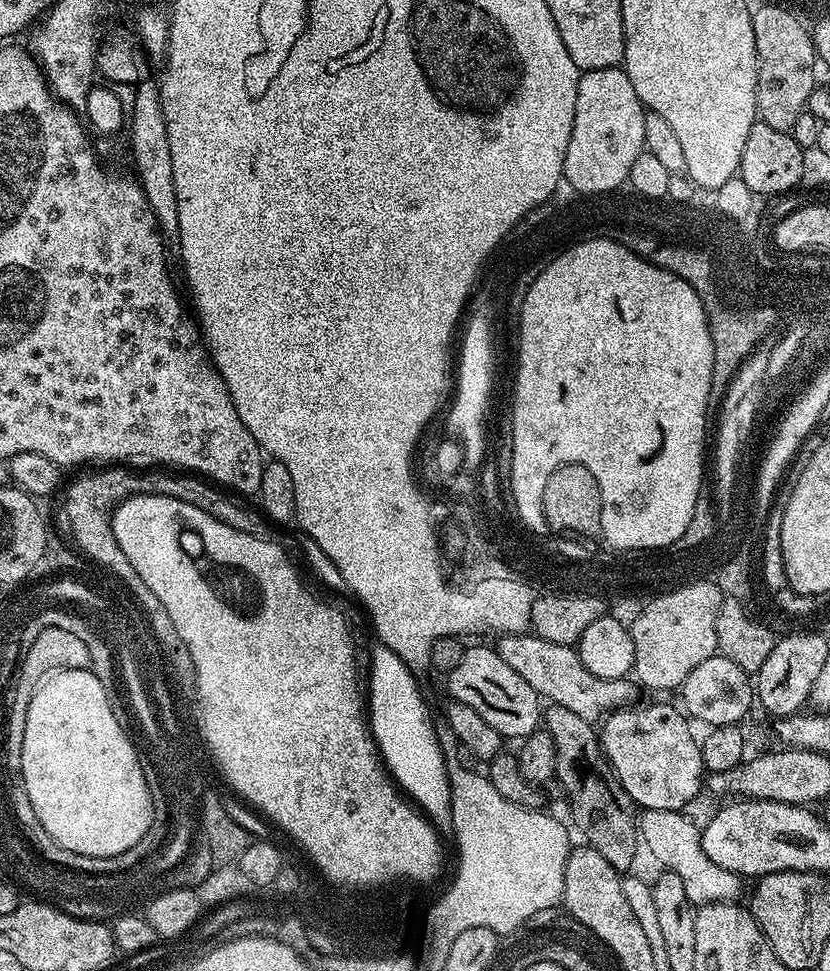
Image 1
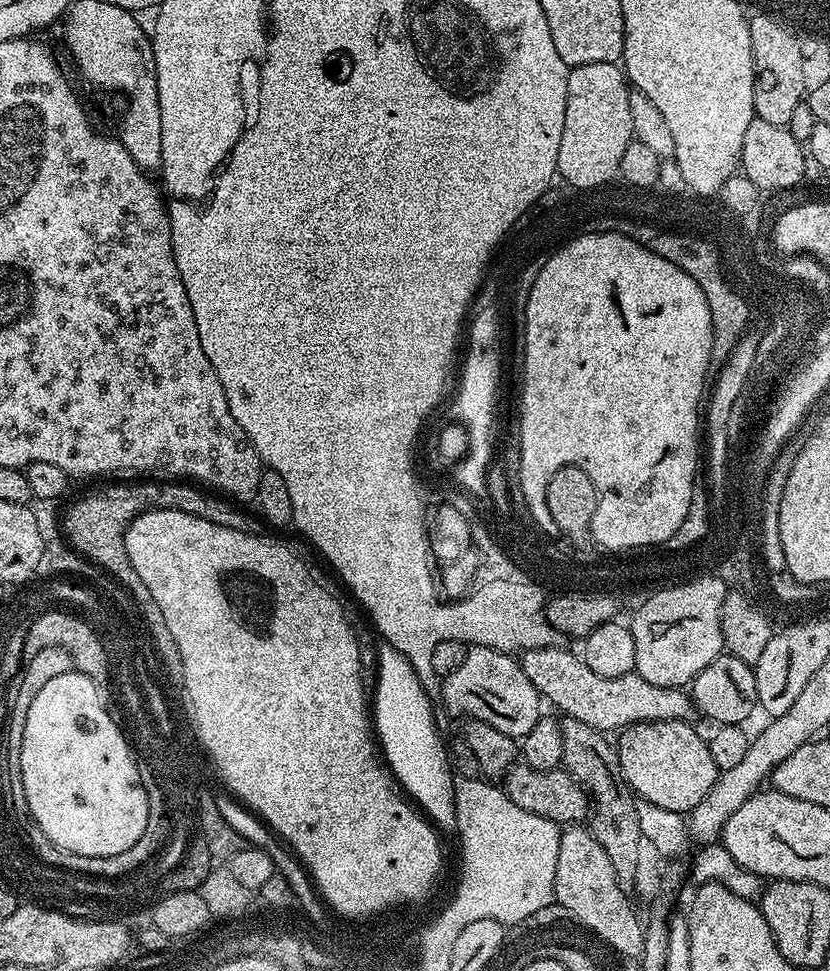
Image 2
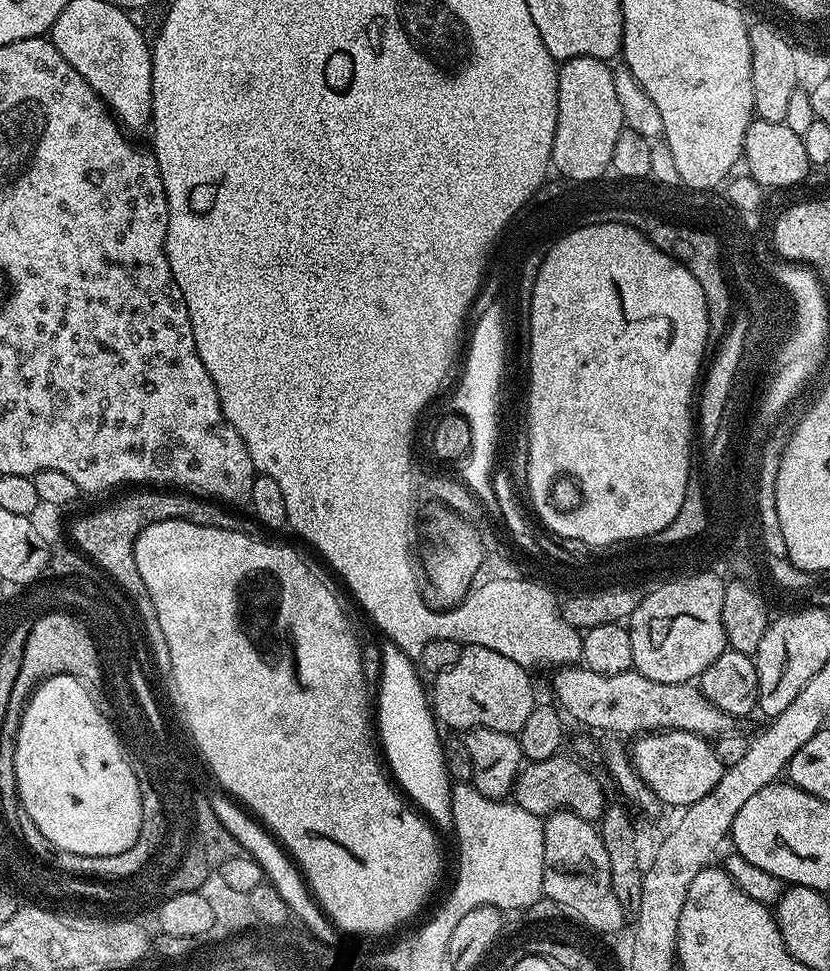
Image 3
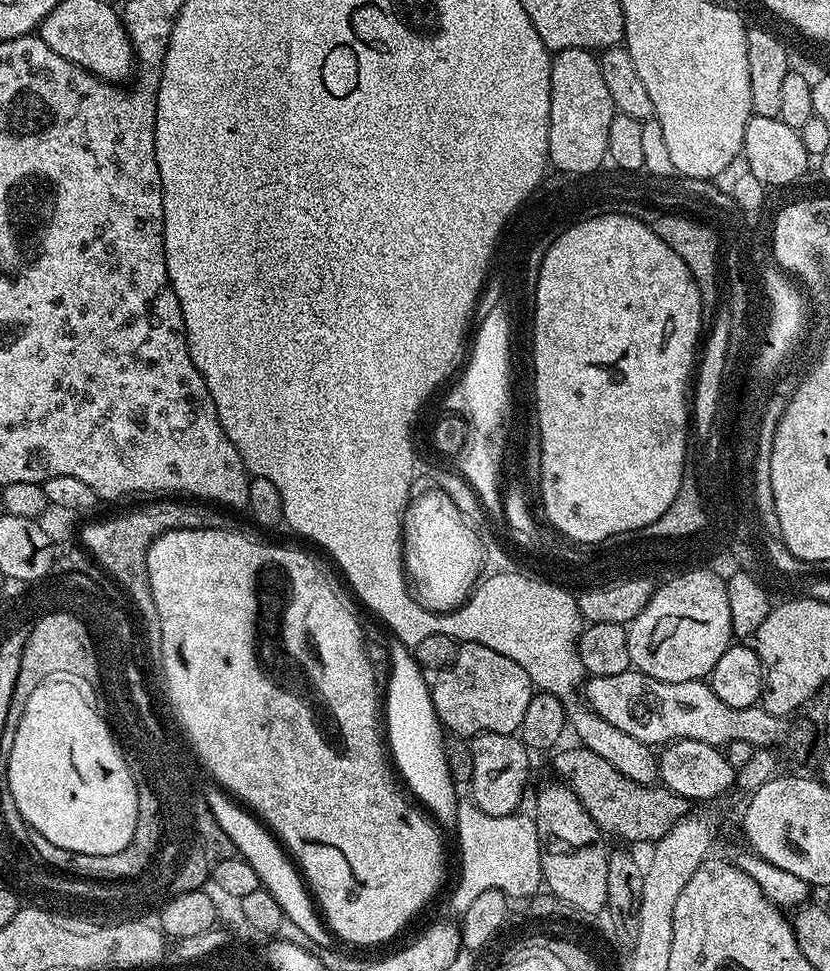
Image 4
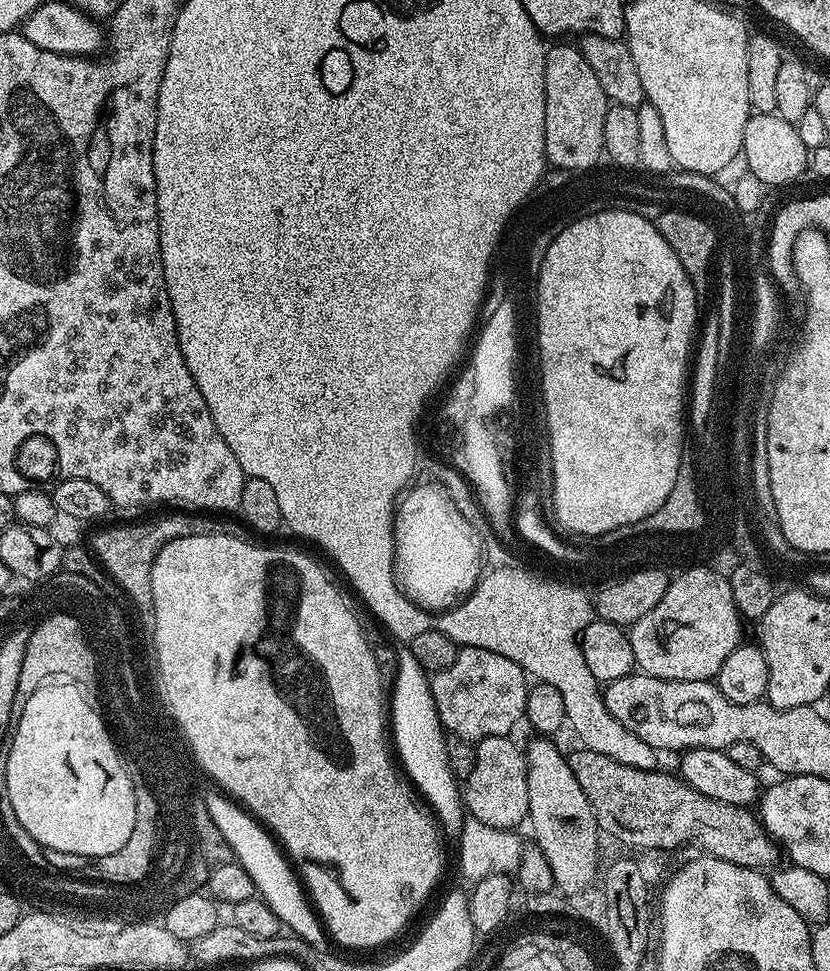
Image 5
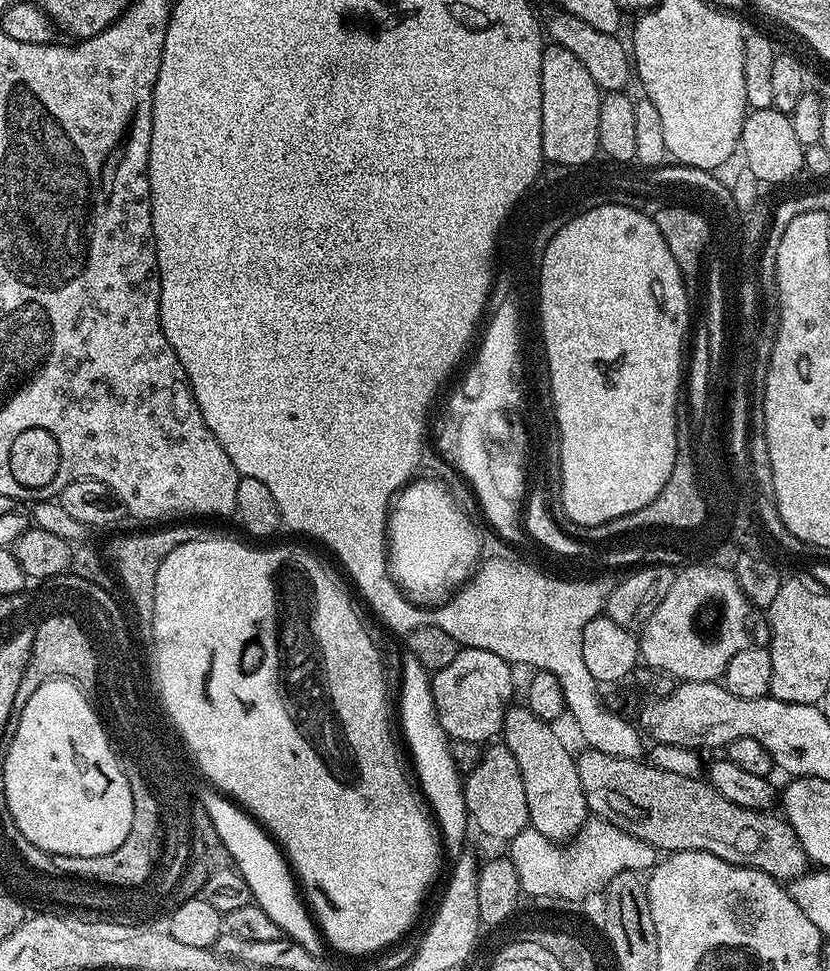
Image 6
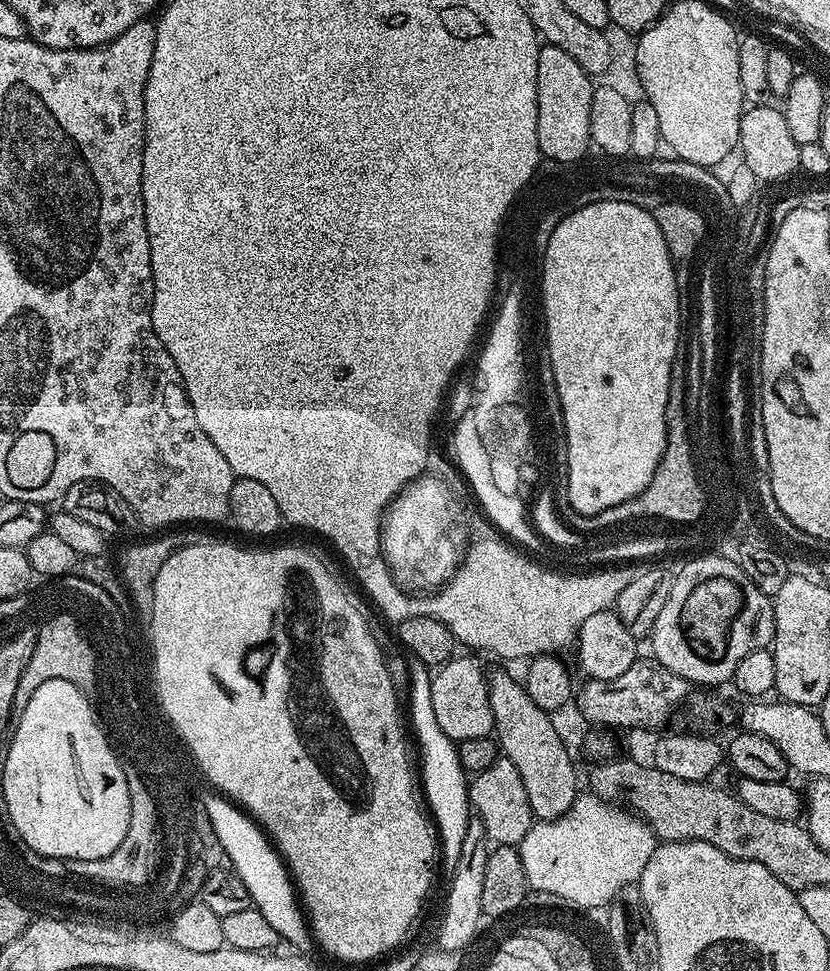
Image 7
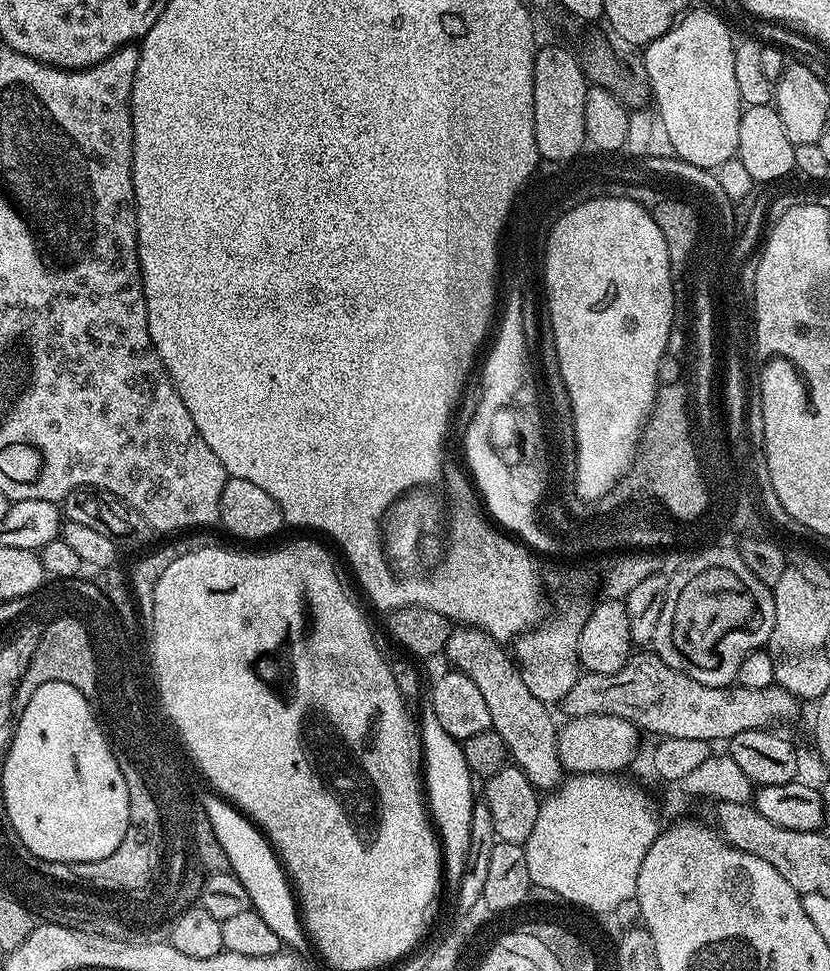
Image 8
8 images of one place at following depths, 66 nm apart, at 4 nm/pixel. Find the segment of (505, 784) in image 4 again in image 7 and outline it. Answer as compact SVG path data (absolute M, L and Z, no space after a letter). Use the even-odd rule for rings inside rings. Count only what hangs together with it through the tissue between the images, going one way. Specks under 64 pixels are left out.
M498 758L486 769L475 773L468 784L468 802L474 816L482 820L485 834L493 845L519 846L522 838L526 838L532 829L534 817L530 810L530 798L526 794L526 786L522 786L522 778L514 762Z

